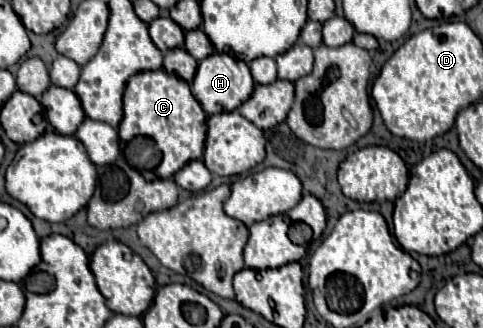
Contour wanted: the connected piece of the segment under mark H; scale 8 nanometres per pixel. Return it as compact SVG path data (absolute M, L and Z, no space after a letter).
M211 54L199 62L191 88L193 88L193 96L199 100L203 110L211 116L211 114L219 114L219 112L237 110L251 96L255 82L243 60L235 60L229 54Z

